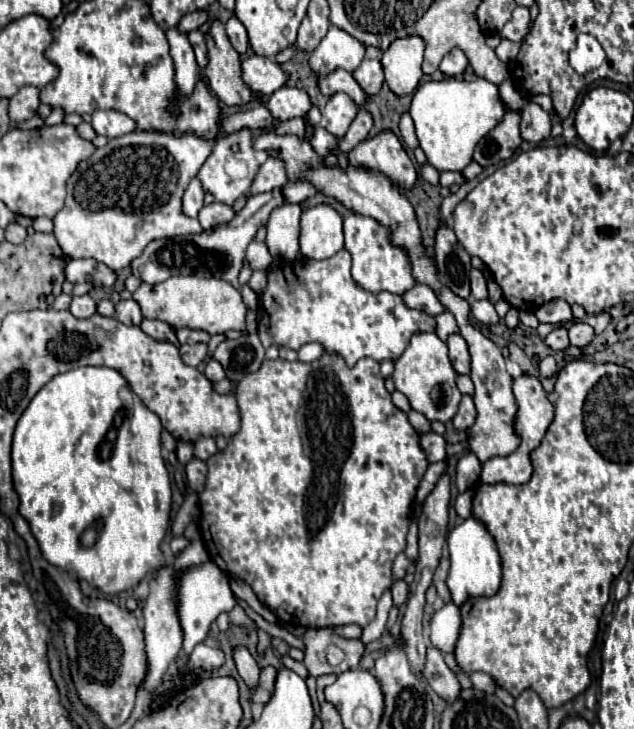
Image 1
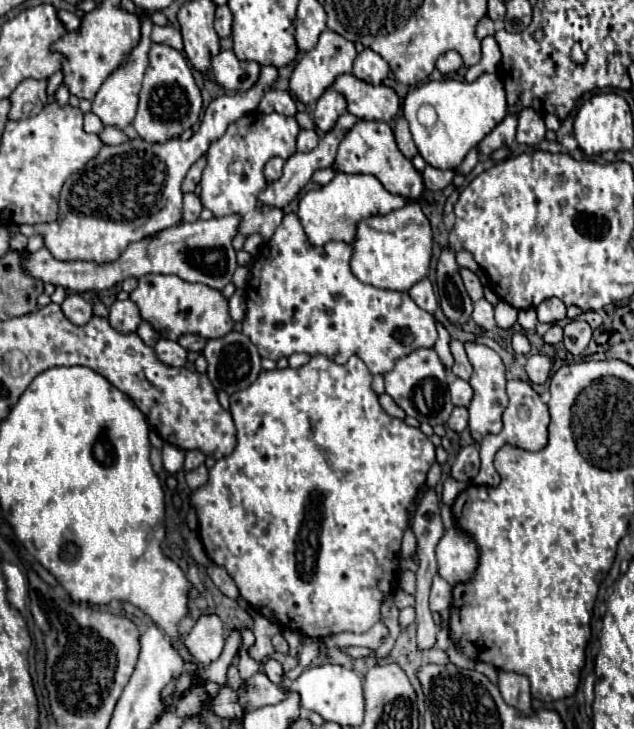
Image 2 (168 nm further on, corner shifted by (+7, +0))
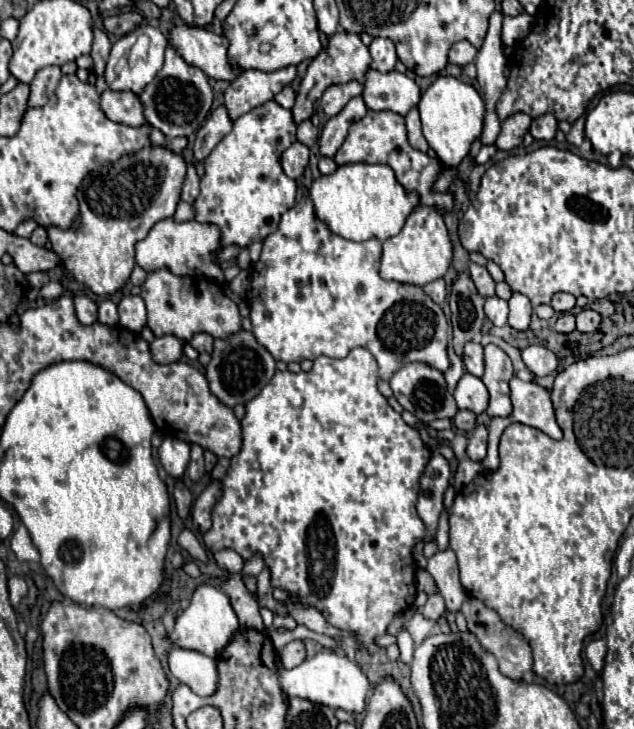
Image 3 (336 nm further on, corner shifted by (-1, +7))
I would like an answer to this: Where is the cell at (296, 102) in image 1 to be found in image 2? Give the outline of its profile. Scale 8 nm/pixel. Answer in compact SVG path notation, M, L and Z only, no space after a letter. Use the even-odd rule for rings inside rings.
M269 89L261 101L259 101L259 111L263 113L281 113L281 115L295 115L297 113L297 103L287 91L279 89Z

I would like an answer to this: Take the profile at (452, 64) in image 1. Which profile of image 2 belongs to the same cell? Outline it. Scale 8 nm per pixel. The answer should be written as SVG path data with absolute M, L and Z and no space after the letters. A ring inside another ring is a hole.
M447 51L445 55L441 55L441 57L437 59L437 69L439 69L443 75L457 71L461 65L463 65L461 55L455 53L455 51Z

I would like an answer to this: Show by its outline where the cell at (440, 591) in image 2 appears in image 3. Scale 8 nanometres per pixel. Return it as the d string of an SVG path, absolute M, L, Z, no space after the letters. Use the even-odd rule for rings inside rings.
M441 594L429 596L427 604L425 604L423 610L421 610L421 614L423 614L425 618L429 618L429 620L439 620L439 618L443 616L443 612L445 612L445 600L443 600Z

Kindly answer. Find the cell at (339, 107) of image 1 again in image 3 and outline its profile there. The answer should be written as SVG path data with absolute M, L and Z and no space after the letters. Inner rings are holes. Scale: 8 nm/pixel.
M349 80L345 84L331 84L321 96L321 108L327 116L335 116L351 98L359 96L361 92L363 84L359 84L357 80Z

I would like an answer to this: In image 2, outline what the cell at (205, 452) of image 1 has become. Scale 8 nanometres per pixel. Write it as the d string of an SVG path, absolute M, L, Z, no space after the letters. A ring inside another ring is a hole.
M193 449L193 451L187 451L187 453L185 453L185 471L197 469L197 467L203 465L203 463L205 463L205 455L203 455L201 451Z

